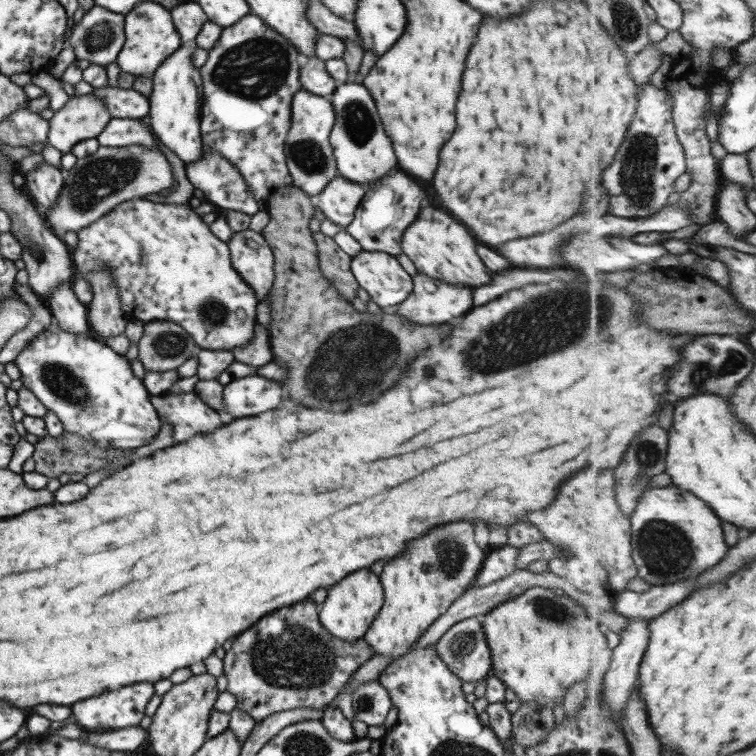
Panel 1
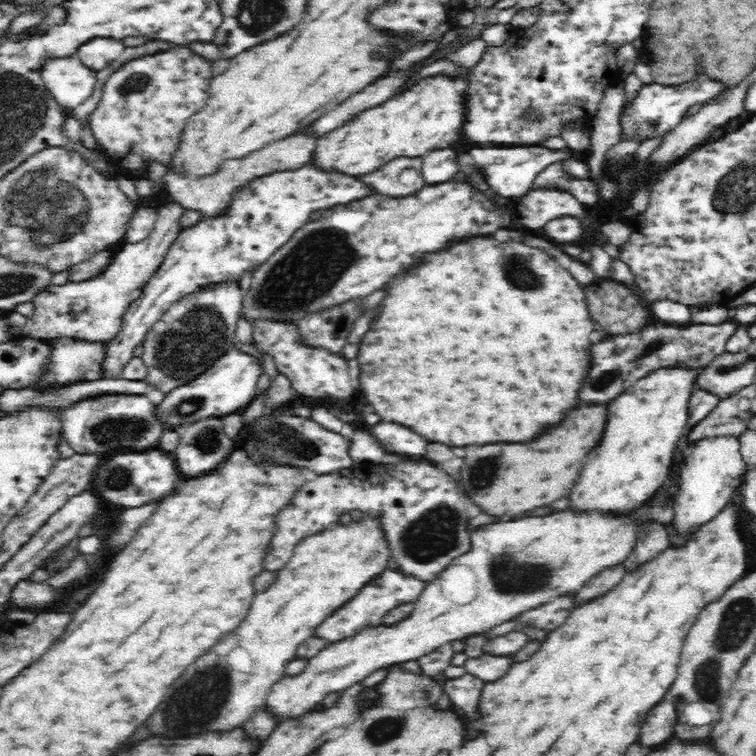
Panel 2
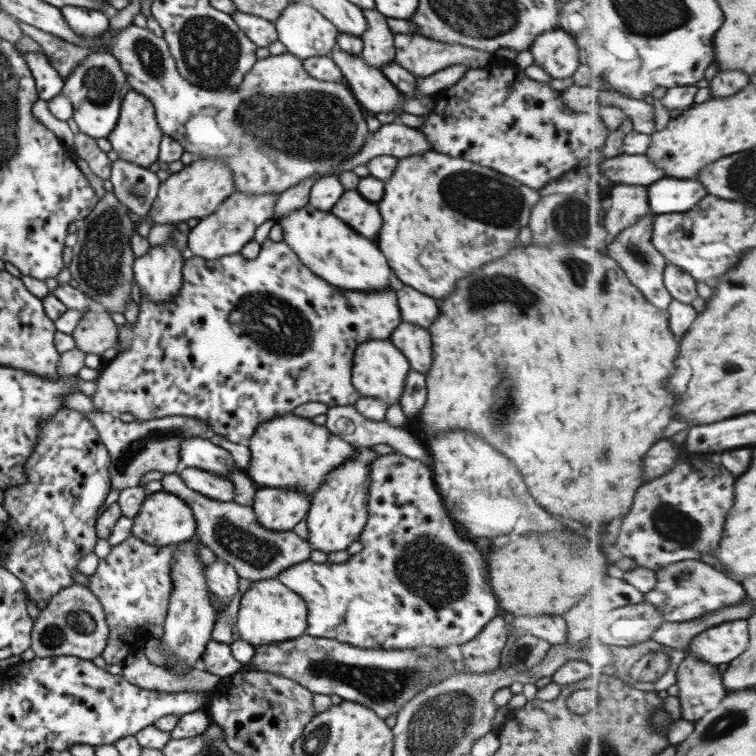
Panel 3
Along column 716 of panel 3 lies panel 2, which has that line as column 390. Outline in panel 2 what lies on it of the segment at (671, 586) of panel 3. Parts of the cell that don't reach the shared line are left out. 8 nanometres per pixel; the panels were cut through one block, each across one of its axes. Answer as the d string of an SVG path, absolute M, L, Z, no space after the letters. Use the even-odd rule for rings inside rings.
M386 568L384 572L374 576L370 582L367 582L352 600L343 608L334 612L330 618L324 620L324 623L316 628L318 637L322 637L331 643L354 636L364 628L372 628L382 625L382 620L390 611L402 607L404 604L416 603L424 588L428 586L428 581L420 579L414 575L408 575L396 570Z

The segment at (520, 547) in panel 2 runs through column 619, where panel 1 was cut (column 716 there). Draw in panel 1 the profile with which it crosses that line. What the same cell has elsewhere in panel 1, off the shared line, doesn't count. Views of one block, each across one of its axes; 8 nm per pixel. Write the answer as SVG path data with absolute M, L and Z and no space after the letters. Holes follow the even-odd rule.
M674 483L647 489L630 520L633 521L633 559L637 562L638 576L651 586L681 583L719 564L729 552L722 518L705 500Z

